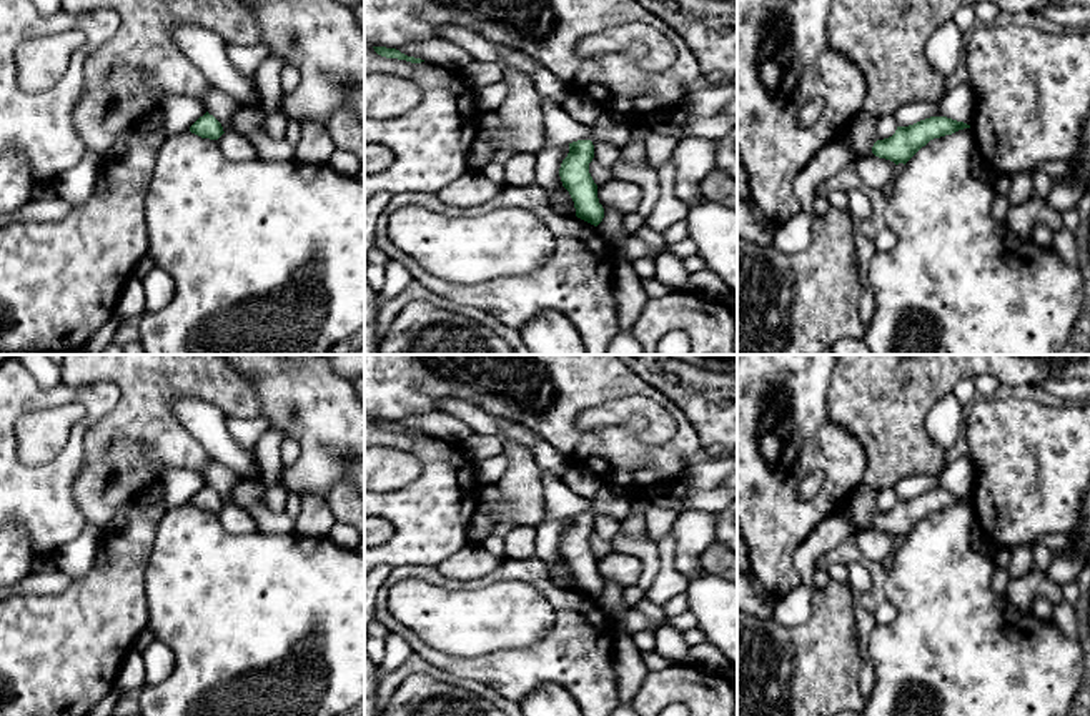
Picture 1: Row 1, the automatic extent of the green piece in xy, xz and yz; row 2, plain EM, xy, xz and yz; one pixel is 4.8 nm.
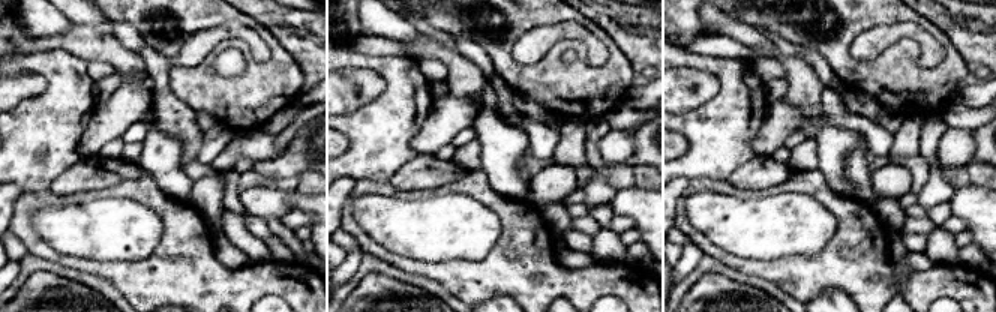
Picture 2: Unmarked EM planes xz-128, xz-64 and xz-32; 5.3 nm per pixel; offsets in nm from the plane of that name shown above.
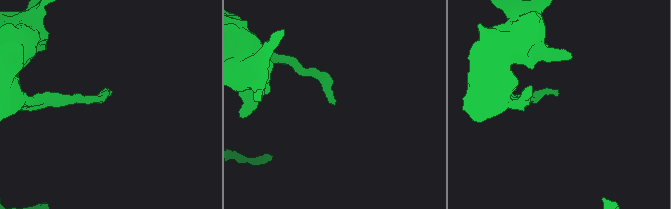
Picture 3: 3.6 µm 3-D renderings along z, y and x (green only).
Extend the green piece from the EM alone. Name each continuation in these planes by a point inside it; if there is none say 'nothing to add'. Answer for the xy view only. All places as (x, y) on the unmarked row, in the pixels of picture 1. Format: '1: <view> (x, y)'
nothing to add

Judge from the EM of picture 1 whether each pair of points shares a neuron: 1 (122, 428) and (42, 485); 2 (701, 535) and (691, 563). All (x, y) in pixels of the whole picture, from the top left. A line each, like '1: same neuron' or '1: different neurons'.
1: different neurons
2: same neuron

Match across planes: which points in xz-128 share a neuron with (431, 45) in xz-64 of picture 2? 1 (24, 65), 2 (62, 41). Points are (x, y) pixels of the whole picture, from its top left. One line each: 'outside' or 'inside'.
1: outside
2: inside

